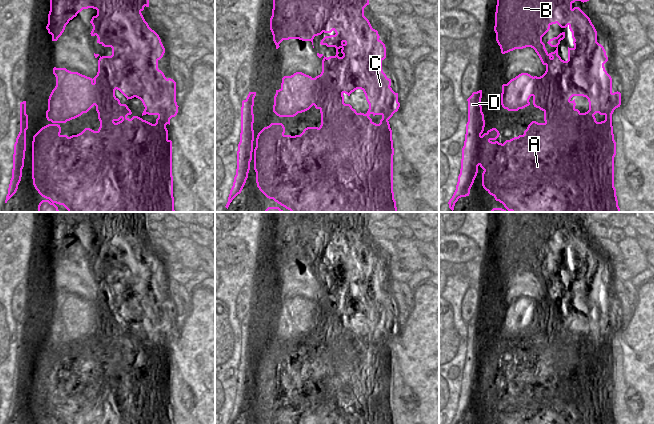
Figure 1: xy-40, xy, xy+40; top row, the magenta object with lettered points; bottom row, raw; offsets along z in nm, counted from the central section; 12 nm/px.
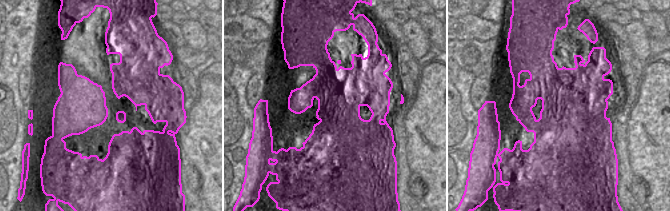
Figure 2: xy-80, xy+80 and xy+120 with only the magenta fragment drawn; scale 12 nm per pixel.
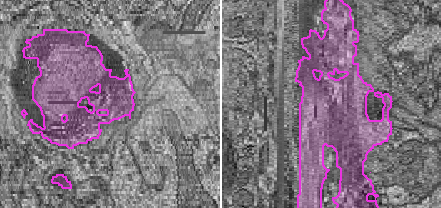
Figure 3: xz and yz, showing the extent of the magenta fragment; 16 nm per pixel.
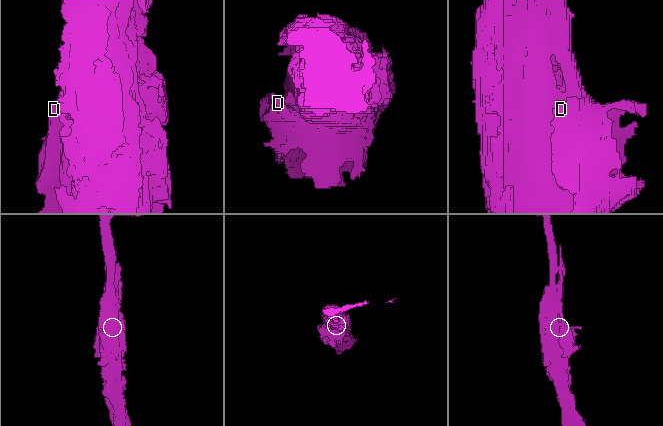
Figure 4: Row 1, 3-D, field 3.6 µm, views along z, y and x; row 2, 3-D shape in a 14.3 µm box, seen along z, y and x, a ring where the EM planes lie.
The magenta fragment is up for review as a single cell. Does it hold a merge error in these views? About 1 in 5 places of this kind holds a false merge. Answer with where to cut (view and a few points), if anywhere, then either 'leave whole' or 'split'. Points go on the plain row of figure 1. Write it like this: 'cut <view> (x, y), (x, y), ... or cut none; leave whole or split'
cut none; leave whole

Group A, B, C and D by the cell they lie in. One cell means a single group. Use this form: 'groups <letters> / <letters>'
groups A B C D

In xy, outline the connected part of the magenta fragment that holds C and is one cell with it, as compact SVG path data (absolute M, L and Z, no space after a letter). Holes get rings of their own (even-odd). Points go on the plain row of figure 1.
M273 212L273 233L272 240L270 242L270 254L273 259L273 265L276 269L276 273L280 270L279 268L283 264L289 263L299 263L302 265L311 265L313 269L313 263L315 260L321 259L324 257L331 257L335 255L335 259L325 260L320 268L326 269L327 271L335 271L336 279L325 281L323 278L317 277L317 280L322 284L322 296L320 299L312 302L309 299L306 299L302 296L296 296L291 300L284 300L282 302L281 312L276 314L274 320L274 329L273 336L279 341L294 341L298 337L305 336L309 334L313 329L316 333L320 334L321 337L321 349L320 351L307 351L303 354L300 359L285 359L285 351L282 347L271 347L269 350L264 351L257 359L257 362L254 362L254 322L256 316L249 316L247 322L242 325L241 331L241 357L240 357L240 366L238 368L237 375L237 393L236 399L234 401L233 410L230 414L228 424L233 424L238 418L241 417L246 404L248 402L248 397L250 394L250 386L254 384L254 394L256 396L256 407L259 414L269 423L273 424L395 424L393 416L393 364L392 364L392 354L390 352L389 343L393 340L395 336L398 335L400 327L398 326L398 317L395 317L391 310L391 303L389 303L382 294L382 285L386 282L386 271L385 268L379 263L380 260L378 255L373 253L369 244L364 240L364 232L369 229L369 223L371 222L369 218L369 212ZM357 313L361 313L366 321L366 324L369 328L369 333L366 338L357 337L355 333L352 332L350 328L344 327L343 318L350 320L352 316ZM369 339L381 339L382 343L379 348L376 348L372 345Z

